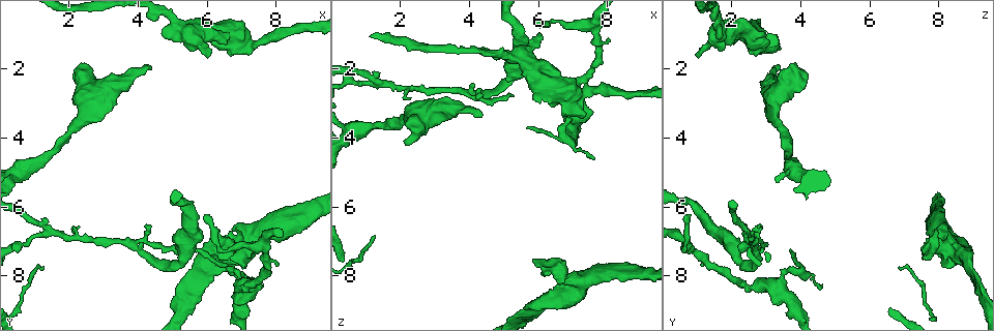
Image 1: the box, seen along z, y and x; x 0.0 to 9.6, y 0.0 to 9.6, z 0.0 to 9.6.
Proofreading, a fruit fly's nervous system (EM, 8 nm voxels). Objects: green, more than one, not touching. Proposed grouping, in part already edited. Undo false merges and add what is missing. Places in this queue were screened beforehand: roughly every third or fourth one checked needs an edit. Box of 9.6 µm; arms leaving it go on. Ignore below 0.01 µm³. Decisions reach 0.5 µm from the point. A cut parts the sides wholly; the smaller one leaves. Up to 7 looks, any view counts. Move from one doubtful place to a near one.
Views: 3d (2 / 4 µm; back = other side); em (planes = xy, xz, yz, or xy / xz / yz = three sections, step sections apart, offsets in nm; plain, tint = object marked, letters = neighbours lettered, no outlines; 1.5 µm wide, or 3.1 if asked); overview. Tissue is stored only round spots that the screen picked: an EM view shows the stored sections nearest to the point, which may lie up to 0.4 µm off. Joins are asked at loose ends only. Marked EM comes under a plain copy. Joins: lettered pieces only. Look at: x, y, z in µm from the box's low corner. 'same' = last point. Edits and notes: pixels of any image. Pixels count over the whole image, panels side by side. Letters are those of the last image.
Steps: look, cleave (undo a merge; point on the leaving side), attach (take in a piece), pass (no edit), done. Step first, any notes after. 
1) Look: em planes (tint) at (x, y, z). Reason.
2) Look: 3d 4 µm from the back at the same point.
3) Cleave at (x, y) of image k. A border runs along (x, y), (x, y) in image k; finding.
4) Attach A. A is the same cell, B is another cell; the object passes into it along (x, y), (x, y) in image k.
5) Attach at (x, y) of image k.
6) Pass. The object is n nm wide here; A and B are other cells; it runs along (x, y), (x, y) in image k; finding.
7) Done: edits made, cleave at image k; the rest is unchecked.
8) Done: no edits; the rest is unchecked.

Look: em xy step 4 (letters) at (7.35, 1.20, 3.30). An open end.

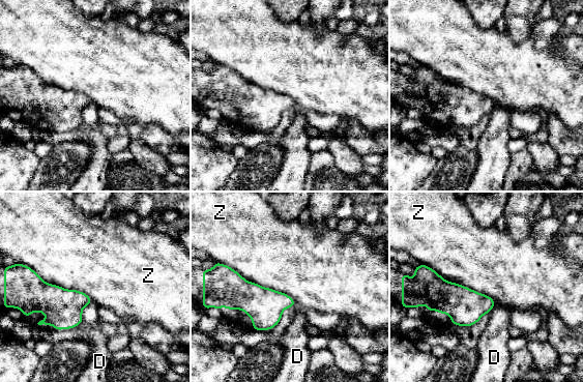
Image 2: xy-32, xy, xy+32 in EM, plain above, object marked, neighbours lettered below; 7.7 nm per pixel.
Look: em planes (letters) at the same point. Cut it another way.

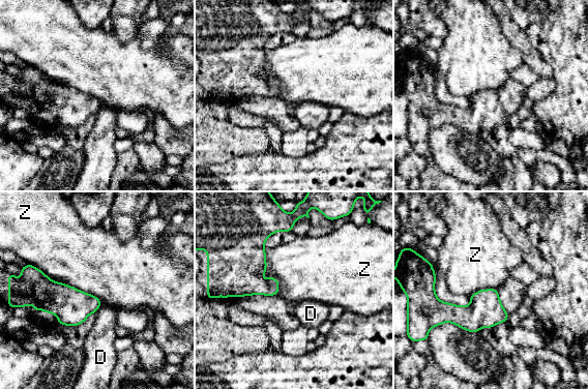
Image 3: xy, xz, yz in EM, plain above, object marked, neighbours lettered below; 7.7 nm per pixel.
Pass. D and Z are other cells; a border runs along (265, 251), (277, 294) in image 3; no lettered piece goes on from it.

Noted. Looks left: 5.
Look: em xz step 8 (letters) at (4.45, 2.00, 3.30). Branch stops here.

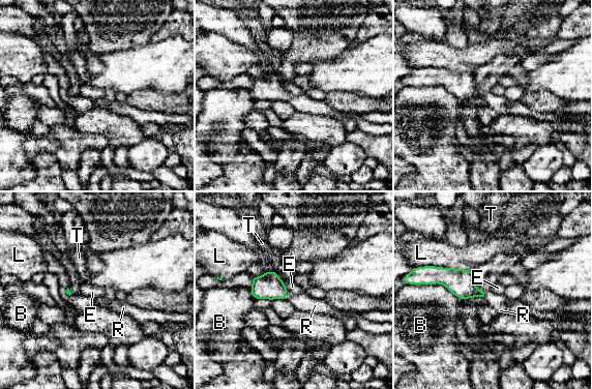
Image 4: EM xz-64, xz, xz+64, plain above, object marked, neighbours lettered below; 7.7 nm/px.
Look: em planes (letters) at the same point. Another direction.

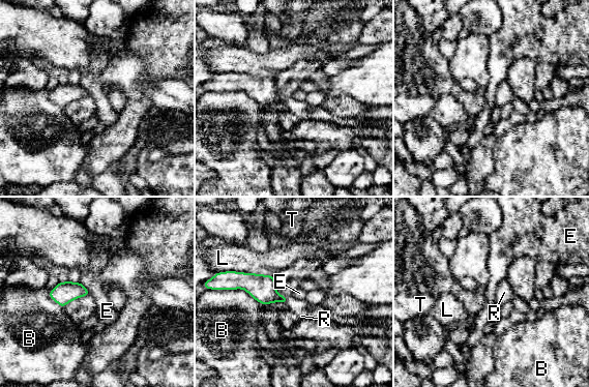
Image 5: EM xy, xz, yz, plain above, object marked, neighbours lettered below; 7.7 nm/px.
Attach R. The longest contact is with L, 360 nm; R is the same cell, B, E, L and T are other cells; it goes on there.

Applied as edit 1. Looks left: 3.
Look: overview. See it whole again.

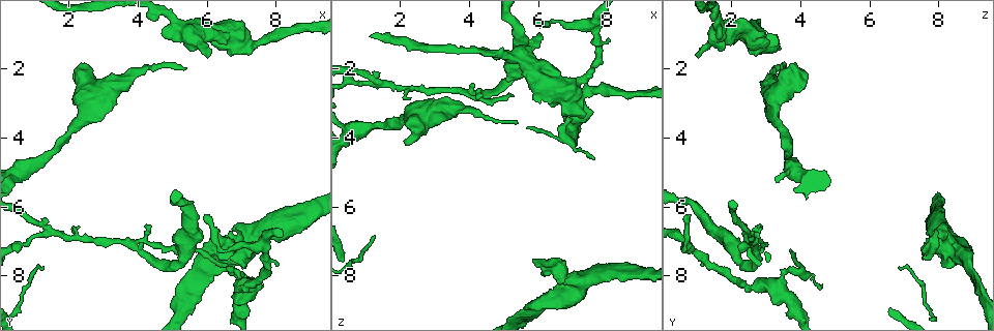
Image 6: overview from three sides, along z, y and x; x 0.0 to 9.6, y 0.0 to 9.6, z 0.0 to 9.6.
Look: 3d 2 µm at (7.65, 8.30, 4.60). Branch stops here.

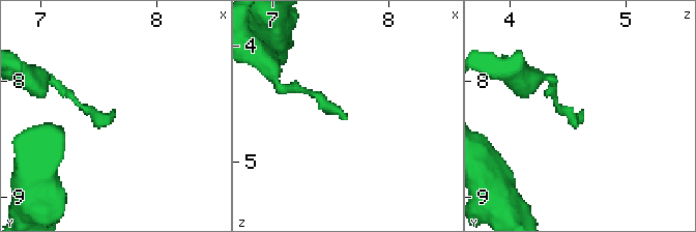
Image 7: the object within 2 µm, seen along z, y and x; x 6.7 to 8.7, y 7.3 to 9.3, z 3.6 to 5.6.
Look: em planes (letters) at (7.64, 8.28, 4.64). Now the EM.

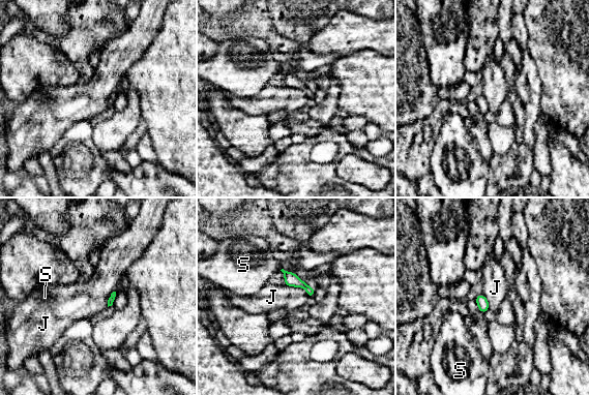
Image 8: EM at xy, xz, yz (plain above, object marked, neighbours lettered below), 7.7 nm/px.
Pass. The longest contact is with J, 220 nm; J and S are other cells; none of them fits.

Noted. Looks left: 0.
Done: edits made, attach at image 5; the rest is unchecked.

